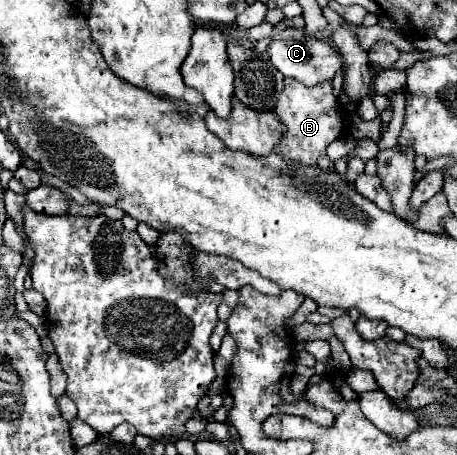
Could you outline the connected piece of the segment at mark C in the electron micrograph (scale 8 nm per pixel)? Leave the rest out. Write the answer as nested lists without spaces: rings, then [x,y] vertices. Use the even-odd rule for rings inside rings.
[[[287,26],[287,28],[283,28],[283,32],[275,34],[267,46],[267,54],[269,54],[269,60],[273,62],[273,66],[285,78],[295,78],[295,80],[303,82],[305,86],[315,86],[325,80],[331,80],[333,74],[339,68],[343,68],[341,56],[333,46],[309,36],[303,28],[295,28],[295,26]]]

